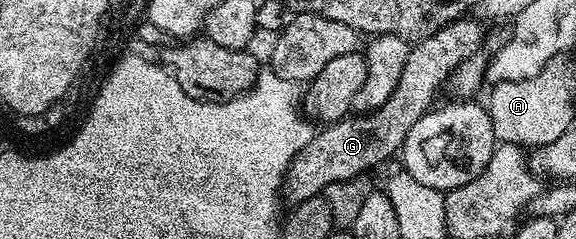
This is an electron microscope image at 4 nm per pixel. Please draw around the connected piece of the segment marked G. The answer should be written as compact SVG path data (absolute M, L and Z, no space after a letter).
M471 19L450 21L441 31L429 35L429 39L414 42L407 50L405 71L401 71L401 79L397 88L381 107L372 109L370 113L348 115L339 121L332 121L316 132L308 145L291 160L287 168L287 176L283 178L281 193L291 203L298 203L317 197L331 183L351 180L370 174L370 169L378 167L382 161L398 154L403 148L409 131L413 131L413 123L431 112L436 104L435 96L439 93L439 80L446 78L460 65L469 54L476 52L479 40L483 37L483 29Z

